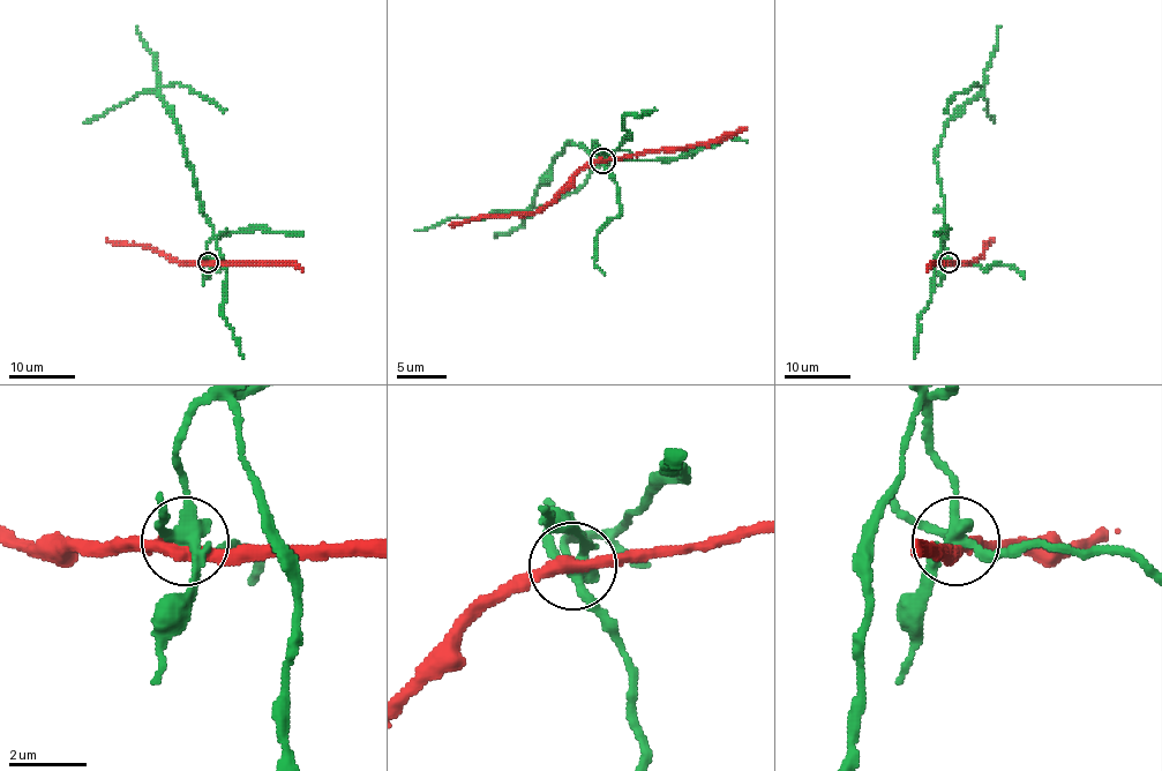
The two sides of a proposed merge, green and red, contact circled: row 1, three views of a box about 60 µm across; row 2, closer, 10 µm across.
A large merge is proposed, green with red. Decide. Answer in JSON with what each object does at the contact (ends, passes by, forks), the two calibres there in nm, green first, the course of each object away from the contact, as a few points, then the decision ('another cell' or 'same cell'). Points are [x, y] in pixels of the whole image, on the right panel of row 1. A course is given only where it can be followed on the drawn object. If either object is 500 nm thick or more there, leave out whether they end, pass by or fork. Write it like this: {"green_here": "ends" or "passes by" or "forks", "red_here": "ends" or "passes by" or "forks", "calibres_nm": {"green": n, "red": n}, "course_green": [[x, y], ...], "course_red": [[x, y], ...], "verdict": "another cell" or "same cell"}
{"green_here": "forks", "red_here": "passes by", "calibres_nm": {"green": 360, "red": 320}, "course_green": [[949, 262], [945, 203], [935, 151], [945, 125], [981, 90], [972, 85], [943, 110]], "course_red": [[949, 262], [973, 262], [991, 239]], "verdict": "another cell"}

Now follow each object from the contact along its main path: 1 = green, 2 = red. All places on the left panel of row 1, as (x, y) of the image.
1: (207, 262), (207, 241), (214, 227), (203, 215), (177, 125), (159, 90), (174, 83), (186, 85), (227, 110)
2: (207, 262), (175, 262), (164, 253), (141, 246), (121, 246), (106, 239)

